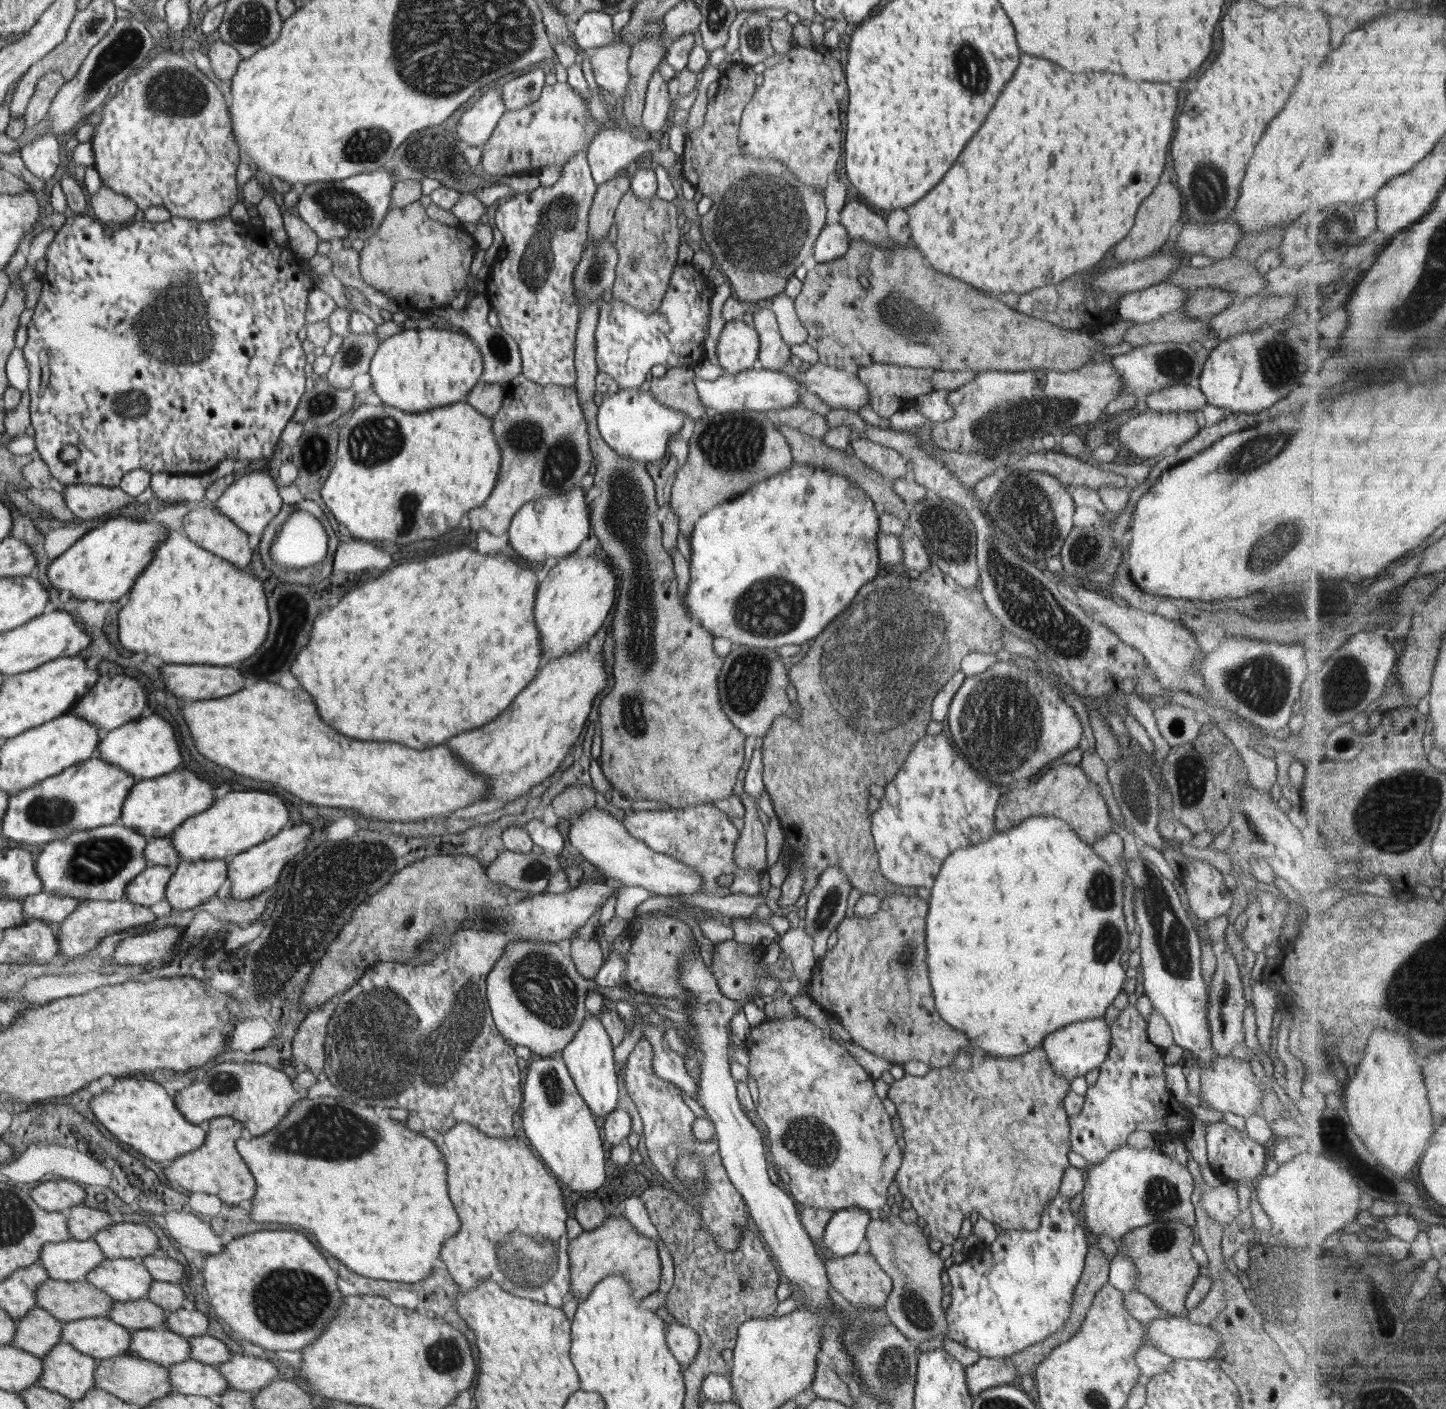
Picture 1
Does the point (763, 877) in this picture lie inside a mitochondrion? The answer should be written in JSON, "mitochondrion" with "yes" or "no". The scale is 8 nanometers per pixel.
{"mitochondrion":"no"}

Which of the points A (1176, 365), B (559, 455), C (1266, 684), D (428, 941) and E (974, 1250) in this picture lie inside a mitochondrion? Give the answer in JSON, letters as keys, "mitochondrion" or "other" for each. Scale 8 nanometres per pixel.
{"A":"mitochondrion","B":"mitochondrion","C":"mitochondrion","D":"mitochondrion","E":"other"}

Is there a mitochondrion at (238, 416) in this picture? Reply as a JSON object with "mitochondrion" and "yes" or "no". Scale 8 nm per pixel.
{"mitochondrion":"no"}

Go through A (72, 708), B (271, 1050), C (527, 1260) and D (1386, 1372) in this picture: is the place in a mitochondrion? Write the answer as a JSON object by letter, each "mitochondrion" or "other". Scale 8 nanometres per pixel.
{"A":"other","B":"other","C":"mitochondrion","D":"mitochondrion"}

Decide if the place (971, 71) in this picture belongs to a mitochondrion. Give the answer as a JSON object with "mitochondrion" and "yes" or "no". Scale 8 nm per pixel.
{"mitochondrion":"yes"}

